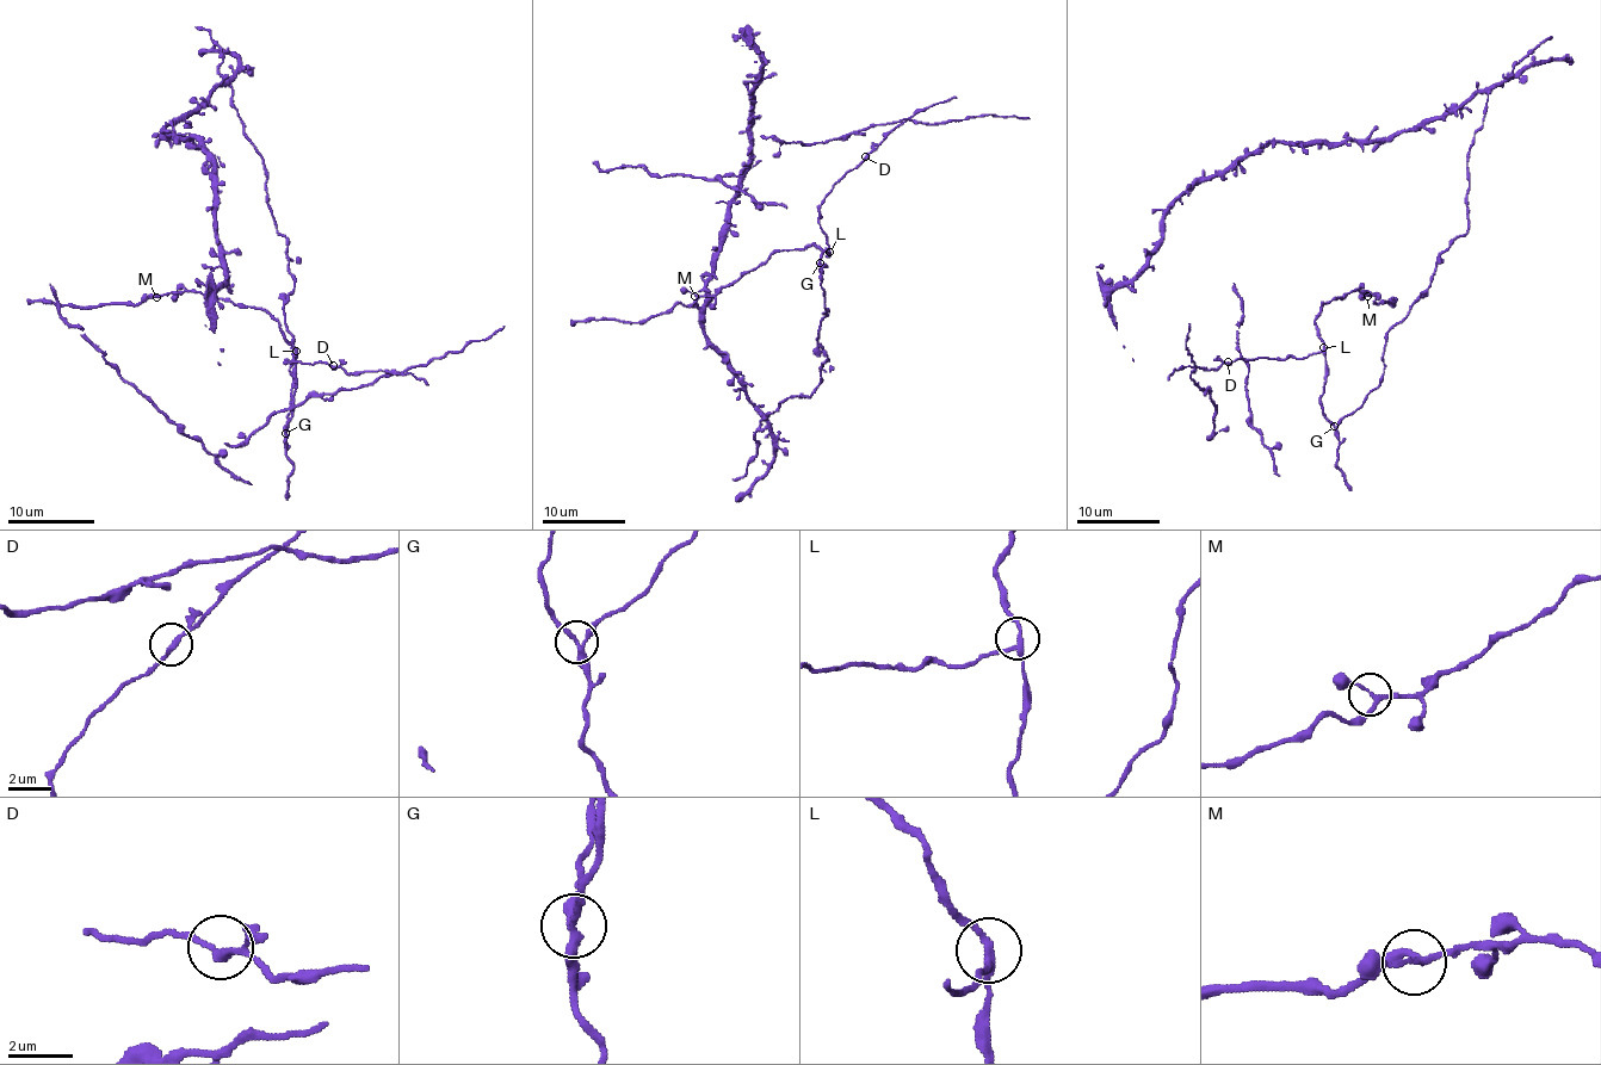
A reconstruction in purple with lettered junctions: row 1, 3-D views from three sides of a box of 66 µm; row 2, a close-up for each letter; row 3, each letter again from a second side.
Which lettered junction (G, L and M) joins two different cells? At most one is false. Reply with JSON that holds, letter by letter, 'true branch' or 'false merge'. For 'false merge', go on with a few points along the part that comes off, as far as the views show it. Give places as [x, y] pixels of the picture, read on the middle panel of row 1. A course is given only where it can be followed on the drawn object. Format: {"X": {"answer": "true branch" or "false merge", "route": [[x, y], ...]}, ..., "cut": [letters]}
{"G": {"answer": "true branch"}, "L": {"answer": "false merge", "route": [[829, 252], [828, 237], [820, 225], [820, 204], [826, 193], [915, 115], [957, 98]]}, "M": {"answer": "true branch"}, "cut": ["L"]}

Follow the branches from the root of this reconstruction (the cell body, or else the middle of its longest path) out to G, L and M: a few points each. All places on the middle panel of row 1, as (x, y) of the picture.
G: (820, 329), (828, 310), (823, 313), (826, 298), (820, 262)
L: (820, 329), (828, 310), (823, 313), (826, 298), (820, 259), (826, 248), (829, 252)
M: (820, 329), (828, 310), (820, 259), (826, 248), (829, 254), (813, 243), (776, 251), (715, 293), (694, 296)

